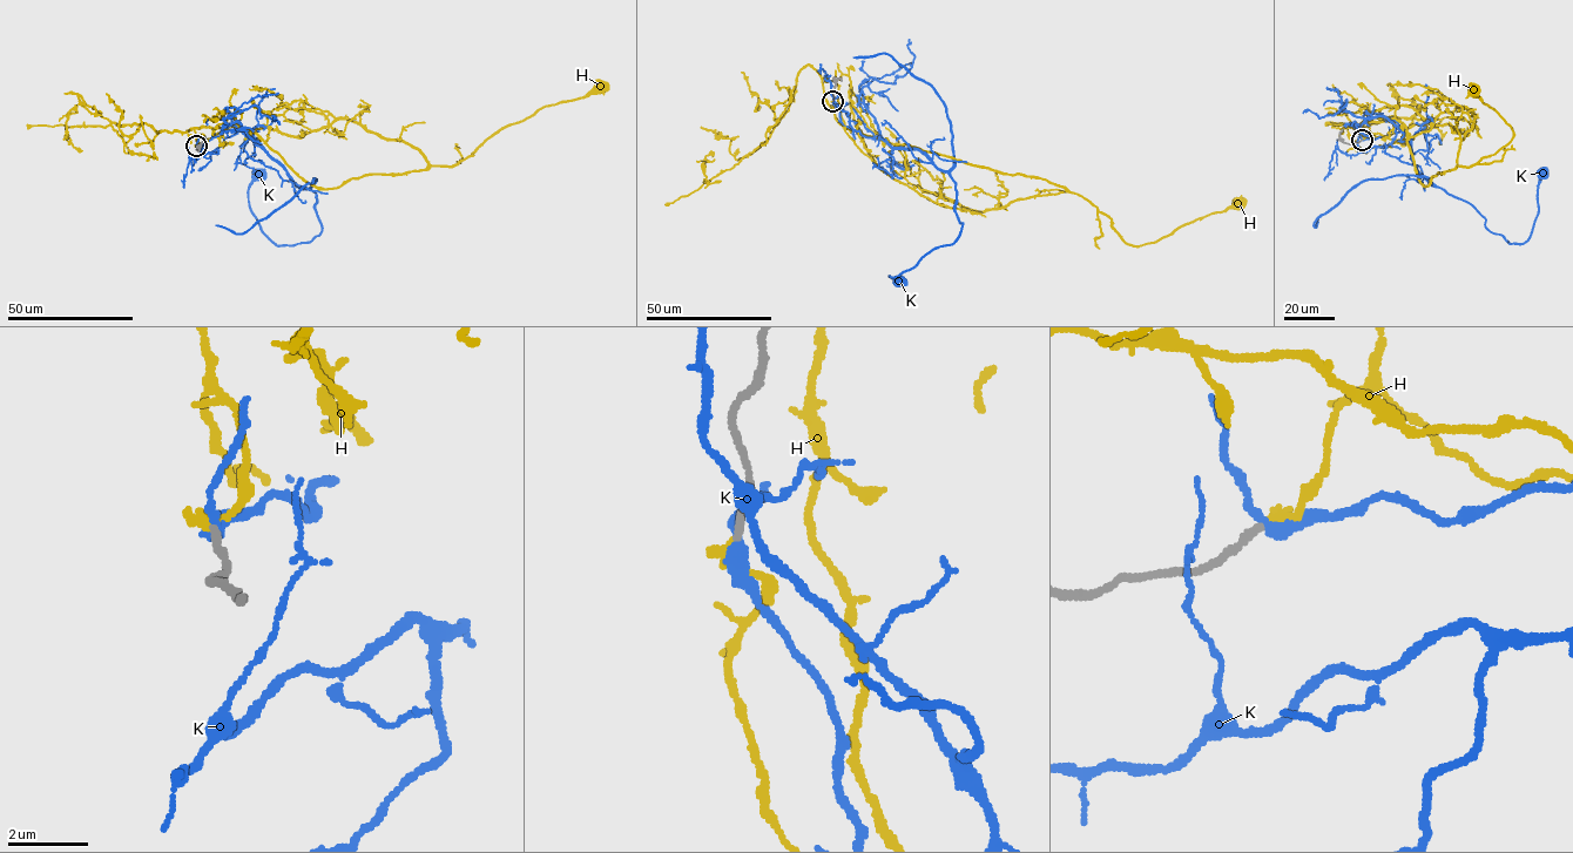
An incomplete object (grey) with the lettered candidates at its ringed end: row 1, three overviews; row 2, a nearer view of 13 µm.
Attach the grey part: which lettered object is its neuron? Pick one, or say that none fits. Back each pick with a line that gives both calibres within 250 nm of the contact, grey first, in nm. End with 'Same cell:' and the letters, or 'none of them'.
H: Thickness 180 nm (grey) against 300 nm
Same cell: H

